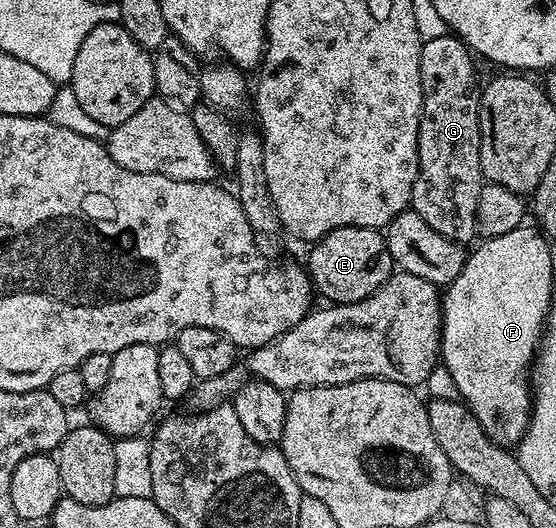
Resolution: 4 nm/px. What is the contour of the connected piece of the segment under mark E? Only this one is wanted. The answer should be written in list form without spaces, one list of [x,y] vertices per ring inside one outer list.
[[[337,227],[337,231],[329,231],[321,240],[310,246],[311,254],[305,260],[307,274],[311,276],[314,292],[328,297],[328,302],[344,305],[357,303],[377,287],[381,287],[390,279],[393,262],[389,255],[387,238],[378,229],[369,227]]]

